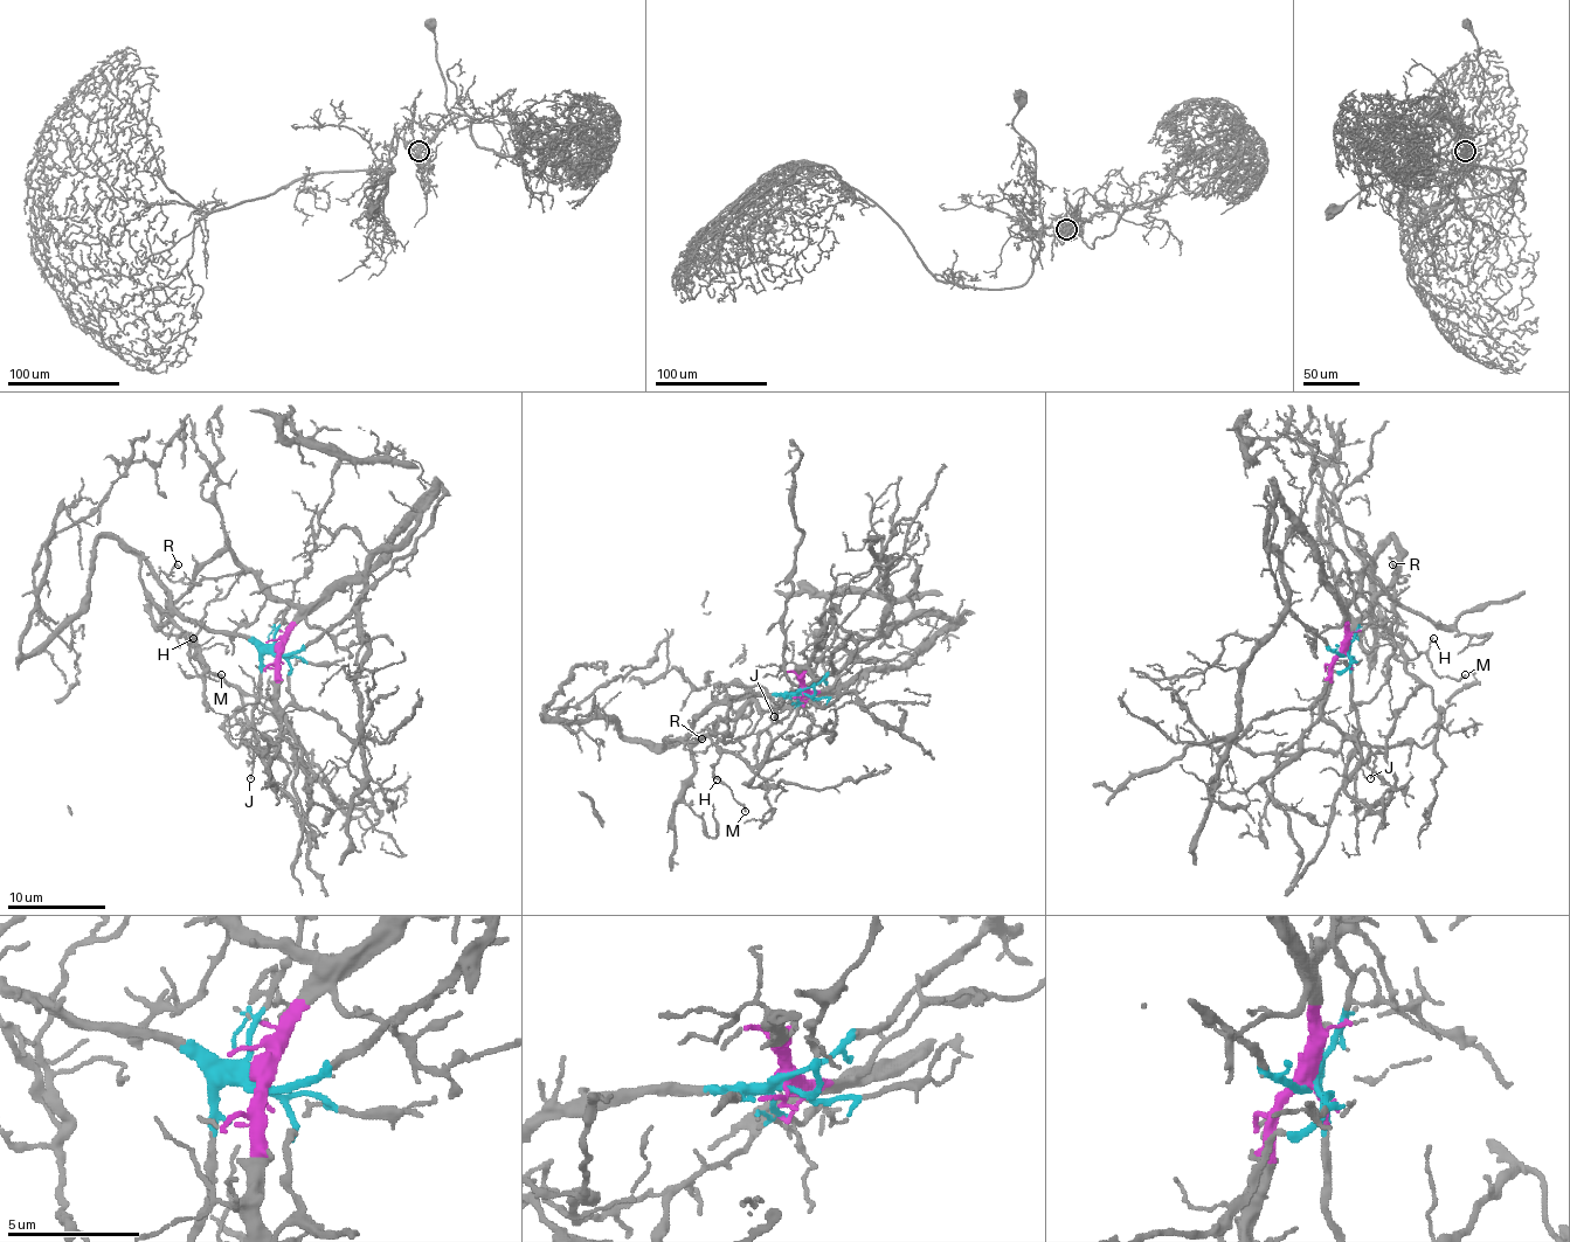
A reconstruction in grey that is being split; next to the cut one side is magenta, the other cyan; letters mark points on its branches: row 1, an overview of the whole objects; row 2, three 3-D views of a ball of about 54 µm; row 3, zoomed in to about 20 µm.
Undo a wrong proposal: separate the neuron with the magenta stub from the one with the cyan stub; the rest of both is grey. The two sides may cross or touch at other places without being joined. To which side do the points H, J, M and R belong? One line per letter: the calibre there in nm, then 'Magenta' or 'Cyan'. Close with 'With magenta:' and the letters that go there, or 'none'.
H: Thickness 150 nm. Cyan
J: Thickness 110 nm. Cyan
M: Thickness 160 nm. Cyan
R: Thickness 150 nm. Cyan
With magenta: none

